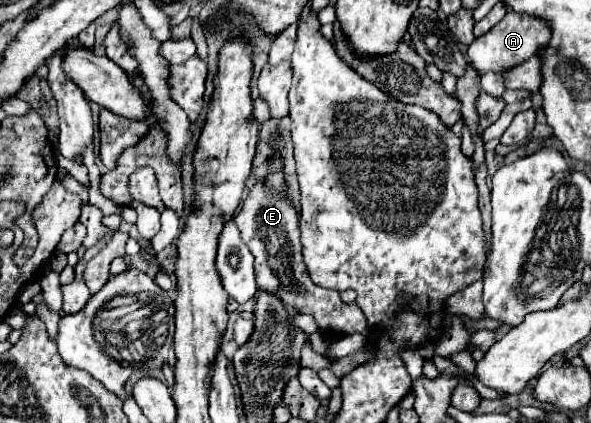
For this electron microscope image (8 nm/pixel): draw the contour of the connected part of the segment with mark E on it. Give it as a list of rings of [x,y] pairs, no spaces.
[[[269,158],[257,168],[255,172],[255,186],[251,188],[247,200],[241,204],[235,222],[241,230],[241,238],[249,246],[251,254],[255,256],[255,276],[257,286],[273,296],[277,296],[283,304],[291,304],[295,312],[309,314],[315,318],[321,332],[329,332],[333,338],[345,334],[369,334],[369,322],[357,302],[345,304],[339,298],[337,290],[327,290],[317,286],[303,264],[301,254],[301,232],[299,232],[299,216],[295,204],[289,194],[289,184],[283,186],[281,194],[275,194],[267,184],[267,176],[271,172]]]

